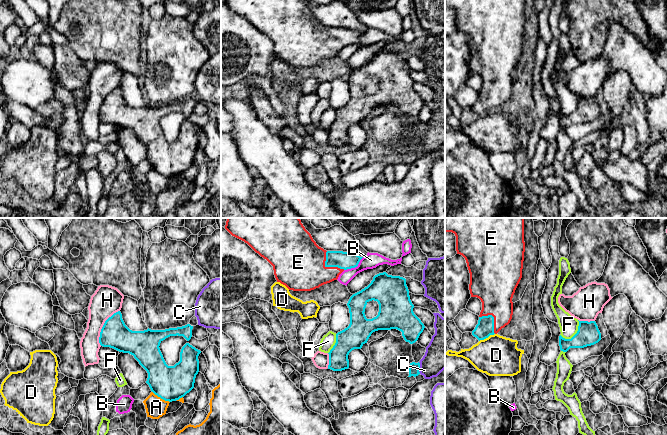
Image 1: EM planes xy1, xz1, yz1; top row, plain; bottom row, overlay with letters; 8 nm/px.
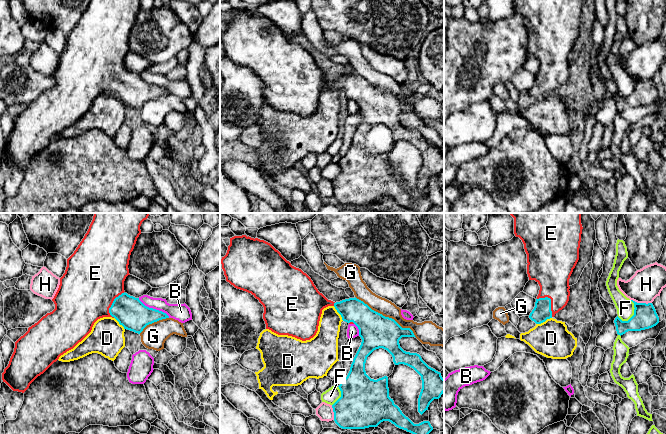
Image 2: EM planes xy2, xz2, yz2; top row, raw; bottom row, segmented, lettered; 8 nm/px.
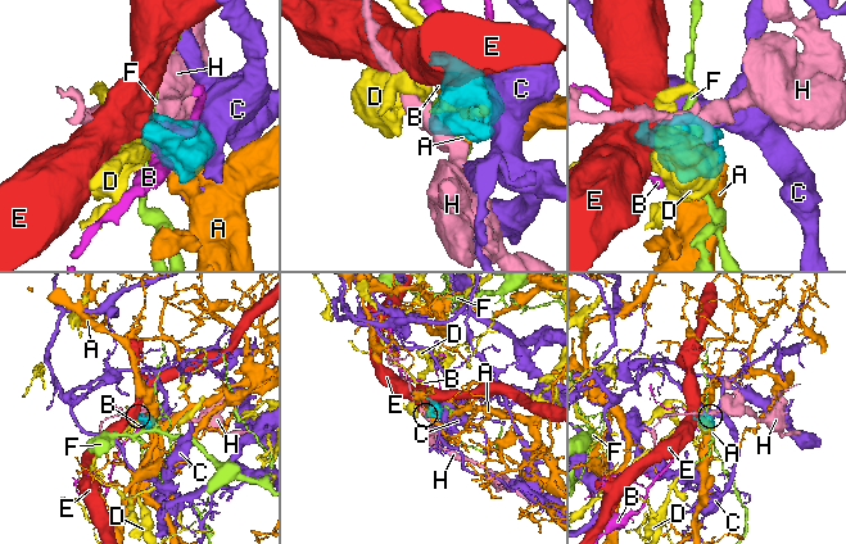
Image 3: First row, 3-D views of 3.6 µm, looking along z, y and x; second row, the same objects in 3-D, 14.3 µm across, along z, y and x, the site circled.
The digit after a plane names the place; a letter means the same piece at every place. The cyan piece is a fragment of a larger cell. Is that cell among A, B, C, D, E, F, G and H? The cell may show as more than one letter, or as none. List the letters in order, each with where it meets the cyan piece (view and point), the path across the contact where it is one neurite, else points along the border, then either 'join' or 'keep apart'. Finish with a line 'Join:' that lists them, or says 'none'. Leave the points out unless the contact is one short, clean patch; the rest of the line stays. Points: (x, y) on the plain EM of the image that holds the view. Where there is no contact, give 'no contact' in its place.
A: xy1 (161, 174) | keep apart
B: xy2 (154, 85) | keep apart
C: xz1 (419, 144) | along xz1 (418, 138), (420, 149) | keep apart
D: yz1 (486, 113) | along yz1 (494, 109), (479, 117) | keep apart
E: xz1 (328, 42) | across xz1 (343, 36), (328, 42), (298, 38) | join
F: yz2 (634, 89) | keep apart
G: xz2 (387, 93) | keep apart
H: xy1 (103, 102) | along xy1 (119, 86), (114, 88), (105, 97), (100, 108), (100, 121) | keep apart
Join: E

